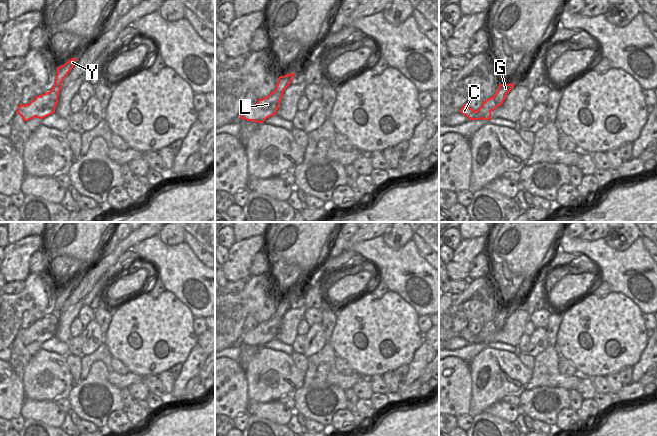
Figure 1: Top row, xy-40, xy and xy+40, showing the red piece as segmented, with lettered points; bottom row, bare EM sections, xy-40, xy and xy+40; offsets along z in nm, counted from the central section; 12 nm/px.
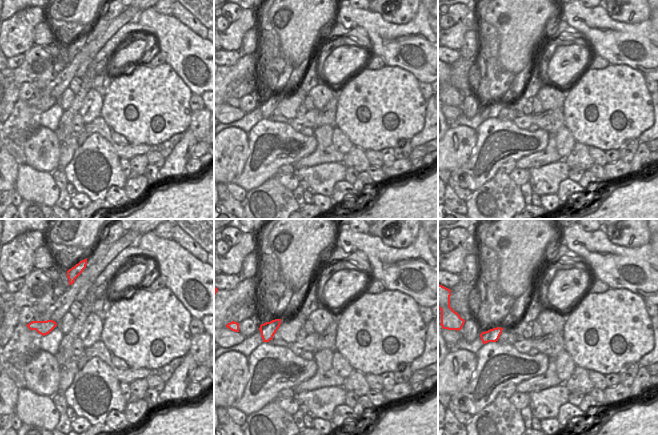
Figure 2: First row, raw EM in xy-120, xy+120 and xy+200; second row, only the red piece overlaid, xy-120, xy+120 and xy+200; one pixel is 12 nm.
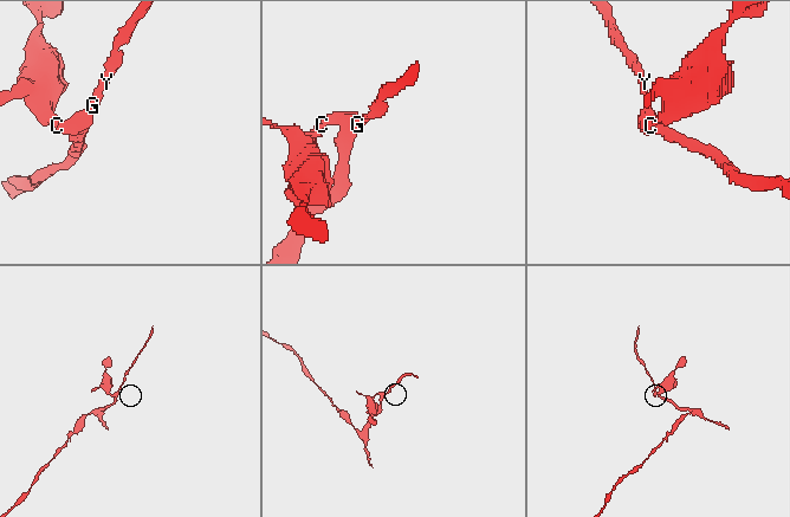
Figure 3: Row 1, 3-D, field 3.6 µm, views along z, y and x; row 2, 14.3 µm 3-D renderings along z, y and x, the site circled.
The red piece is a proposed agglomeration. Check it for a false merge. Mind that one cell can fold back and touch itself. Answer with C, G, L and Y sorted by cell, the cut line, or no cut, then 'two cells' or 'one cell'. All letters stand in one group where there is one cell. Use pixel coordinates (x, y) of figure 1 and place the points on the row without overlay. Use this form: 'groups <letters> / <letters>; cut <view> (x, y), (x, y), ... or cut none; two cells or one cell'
groups C L / G Y; cut xy+40 (493, 320), (496, 331); two cells

